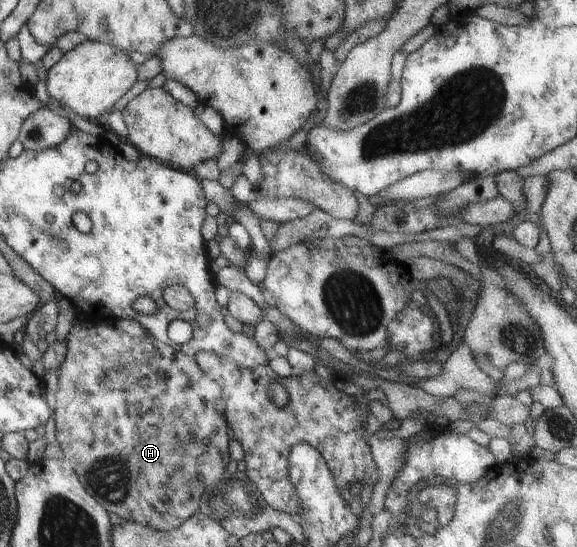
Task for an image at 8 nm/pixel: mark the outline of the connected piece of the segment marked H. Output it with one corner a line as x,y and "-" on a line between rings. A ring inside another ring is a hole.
73,323
66,335
66,352
58,367
57,389
54,393
54,405
52,410
55,422
54,438
59,442
62,458
71,463
75,475
79,477
79,483
83,485
86,492
94,496
95,501
101,505
107,513
115,513
120,520
133,521
156,530
175,529
179,527
187,517
193,515
200,509
200,497
207,485
217,481
221,474
225,473
225,465
230,461
228,453
229,437
227,437
227,422
225,421
225,401
221,395
221,389
210,377
207,377
194,357
181,353
176,347
163,345
149,335
142,337
131,337
125,332
118,330
115,326
90,324
84,327
-
197,417
211,417
209,423
203,423
-
121,467
127,467
127,477
123,475

